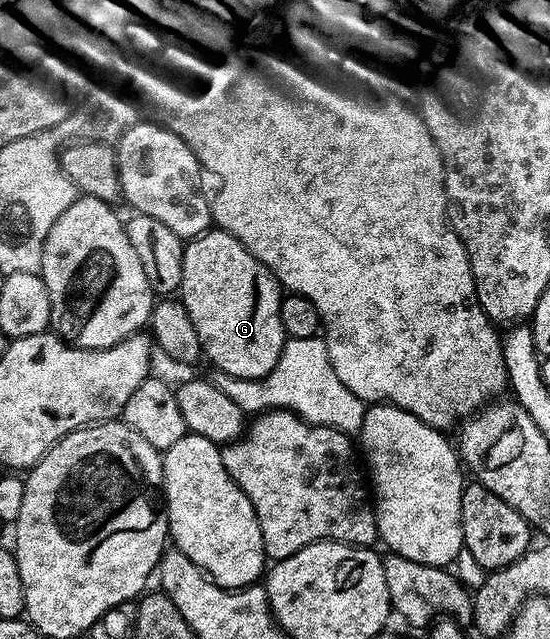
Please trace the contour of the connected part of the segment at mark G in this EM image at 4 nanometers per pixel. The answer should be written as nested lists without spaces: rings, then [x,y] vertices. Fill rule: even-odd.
[[[210,229],[185,243],[179,298],[187,309],[187,317],[191,317],[191,325],[195,325],[195,333],[199,333],[202,356],[209,358],[217,371],[244,379],[262,379],[275,369],[287,338],[281,320],[283,288],[271,269],[258,261],[234,235]]]

